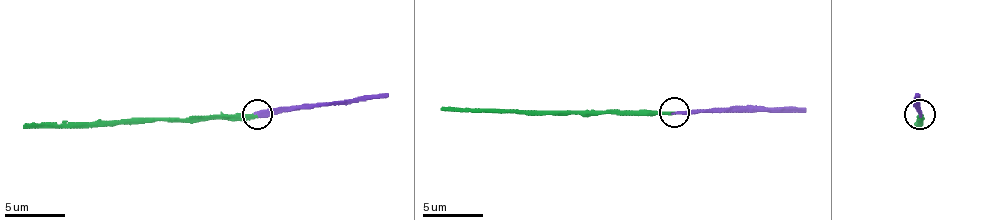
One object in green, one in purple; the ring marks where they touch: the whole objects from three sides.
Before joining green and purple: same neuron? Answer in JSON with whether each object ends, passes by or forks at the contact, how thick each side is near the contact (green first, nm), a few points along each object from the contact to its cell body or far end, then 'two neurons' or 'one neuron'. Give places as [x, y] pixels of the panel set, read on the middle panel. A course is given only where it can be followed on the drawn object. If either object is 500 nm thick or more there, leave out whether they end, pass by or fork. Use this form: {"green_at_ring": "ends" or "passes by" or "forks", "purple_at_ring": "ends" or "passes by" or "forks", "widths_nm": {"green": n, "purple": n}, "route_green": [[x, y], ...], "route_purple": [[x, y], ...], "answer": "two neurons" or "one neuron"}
{"green_at_ring": "ends", "purple_at_ring": "ends", "widths_nm": {"green": 300, "purple": 360}, "route_green": [[675, 111], [440, 108]], "route_purple": [[675, 111], [805, 108]], "answer": "one neuron"}

